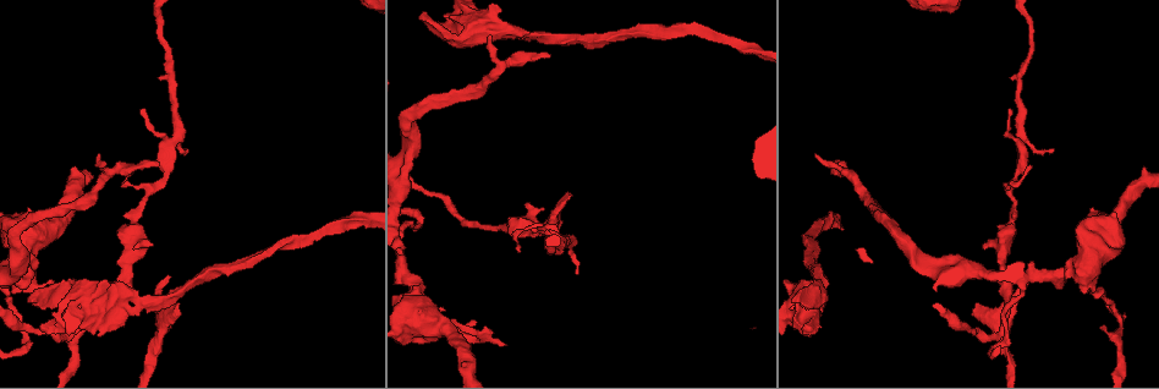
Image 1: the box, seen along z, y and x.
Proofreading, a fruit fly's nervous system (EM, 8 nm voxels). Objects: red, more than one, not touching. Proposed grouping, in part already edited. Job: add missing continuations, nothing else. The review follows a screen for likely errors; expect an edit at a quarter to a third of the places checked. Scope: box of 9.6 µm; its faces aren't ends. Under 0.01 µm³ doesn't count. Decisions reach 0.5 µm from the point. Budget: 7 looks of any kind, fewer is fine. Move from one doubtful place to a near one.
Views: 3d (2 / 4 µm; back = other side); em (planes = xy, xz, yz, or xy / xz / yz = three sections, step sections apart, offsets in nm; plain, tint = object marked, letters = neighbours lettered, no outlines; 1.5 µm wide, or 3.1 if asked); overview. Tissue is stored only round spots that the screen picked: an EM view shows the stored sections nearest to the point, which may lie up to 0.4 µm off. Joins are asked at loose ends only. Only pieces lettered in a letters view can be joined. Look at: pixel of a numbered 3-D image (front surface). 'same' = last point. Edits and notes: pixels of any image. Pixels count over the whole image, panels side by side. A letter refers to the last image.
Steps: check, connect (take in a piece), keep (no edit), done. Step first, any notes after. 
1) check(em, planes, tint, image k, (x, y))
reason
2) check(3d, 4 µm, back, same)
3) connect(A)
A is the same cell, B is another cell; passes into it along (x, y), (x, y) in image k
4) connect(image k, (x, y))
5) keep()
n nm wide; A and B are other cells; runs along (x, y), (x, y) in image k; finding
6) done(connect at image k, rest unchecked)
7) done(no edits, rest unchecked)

check(3d, 2 µm, back, image 1, (807, 329))
an open end

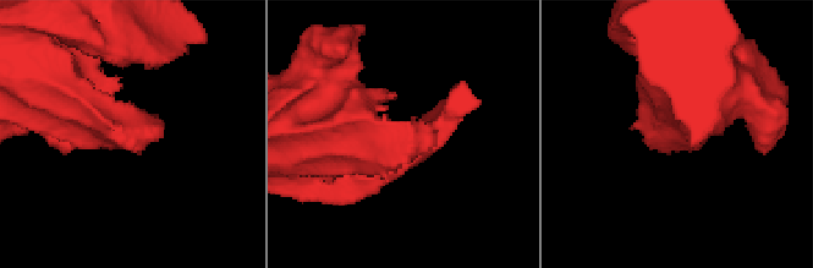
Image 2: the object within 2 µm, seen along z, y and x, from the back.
check(em, xz, step 4, letters, image 2, (435, 132))
shape alone is not enough

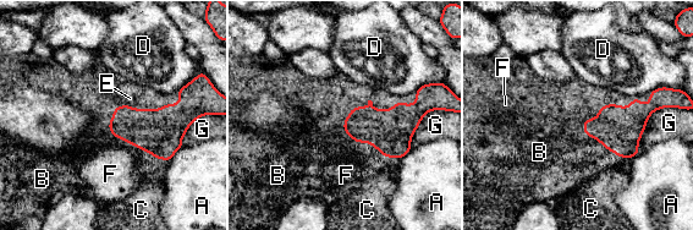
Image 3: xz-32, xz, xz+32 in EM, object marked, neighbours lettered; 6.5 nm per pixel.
check(em, planes, letters, same)

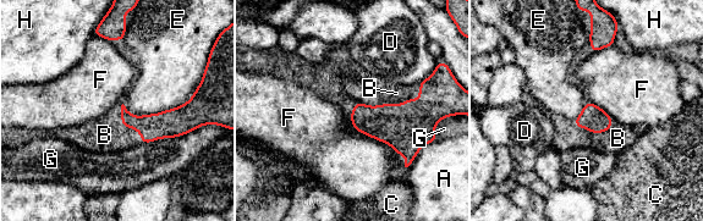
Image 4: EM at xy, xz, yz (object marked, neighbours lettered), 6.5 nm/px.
connect(B)
B is the same cell, A, C, D, E, F, G and H are other cells; passes into it along (594, 119), (592, 132), (618, 138) in image 4; the neuron continues

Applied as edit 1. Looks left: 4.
check(overview)

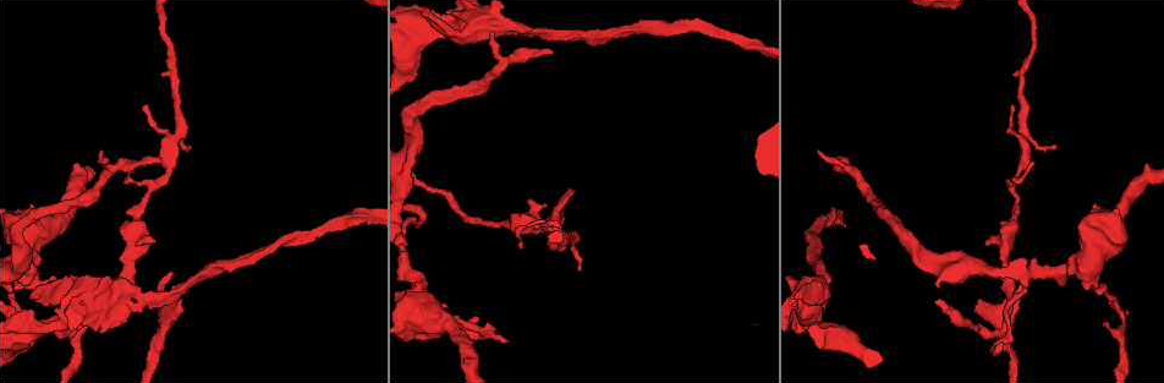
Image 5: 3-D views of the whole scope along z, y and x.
check(em, xy, step 8, letters, image 5, (551, 52))
branch stops here

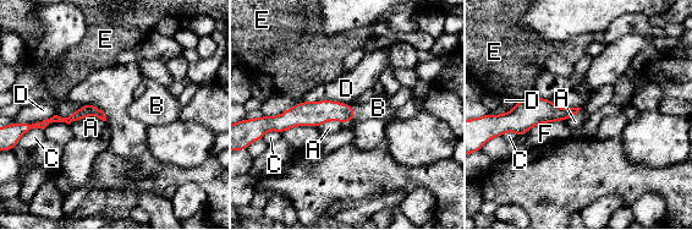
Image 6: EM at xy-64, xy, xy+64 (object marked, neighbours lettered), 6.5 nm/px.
connect(B)
D touches over 600 nm; B is the same cell, A, C, D, E and F are other cells; passes into it along (317, 113), (353, 111), (378, 108) in image 6; it goes on there

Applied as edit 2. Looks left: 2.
done(connect at image 4, connect at image 6, rest unchecked)

